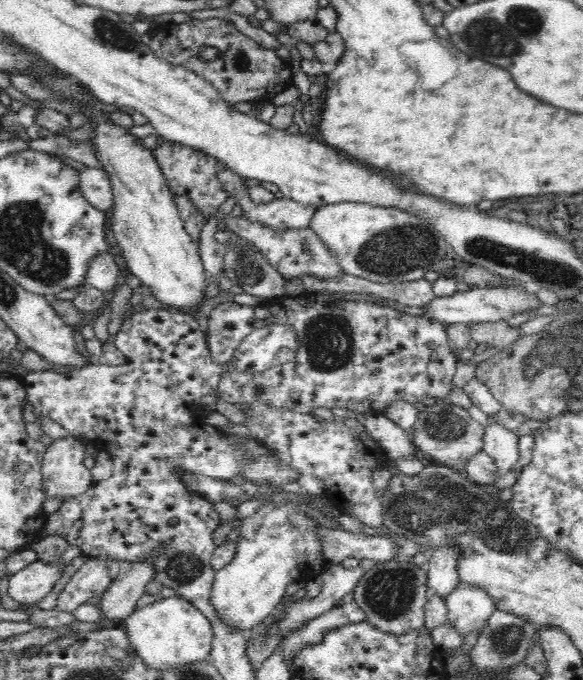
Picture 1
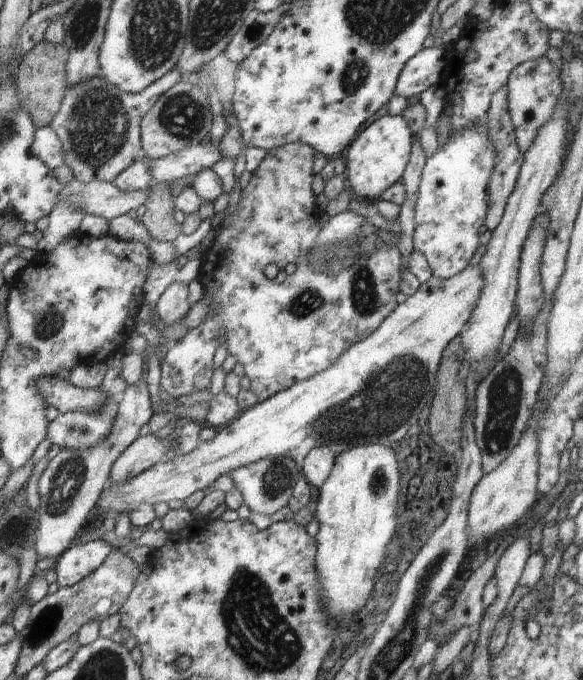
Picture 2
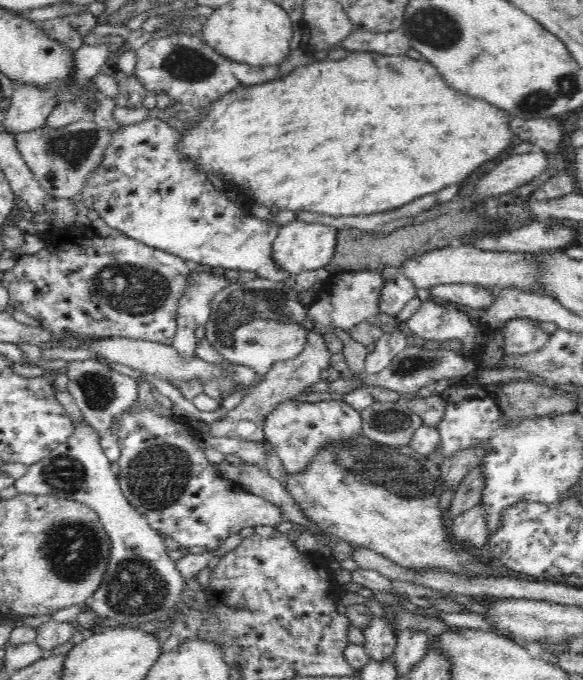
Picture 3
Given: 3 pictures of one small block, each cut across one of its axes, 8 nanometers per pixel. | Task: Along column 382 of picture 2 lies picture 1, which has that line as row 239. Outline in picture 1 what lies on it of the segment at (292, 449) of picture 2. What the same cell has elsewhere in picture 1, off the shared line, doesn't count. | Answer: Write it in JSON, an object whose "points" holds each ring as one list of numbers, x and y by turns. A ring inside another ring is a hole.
{"points":[[340,202,318,207,310,220,310,229,332,252,344,275,356,276,381,284,402,284,424,279,428,270,436,270,445,258,448,241,426,220,398,208,371,206,362,202]]}

